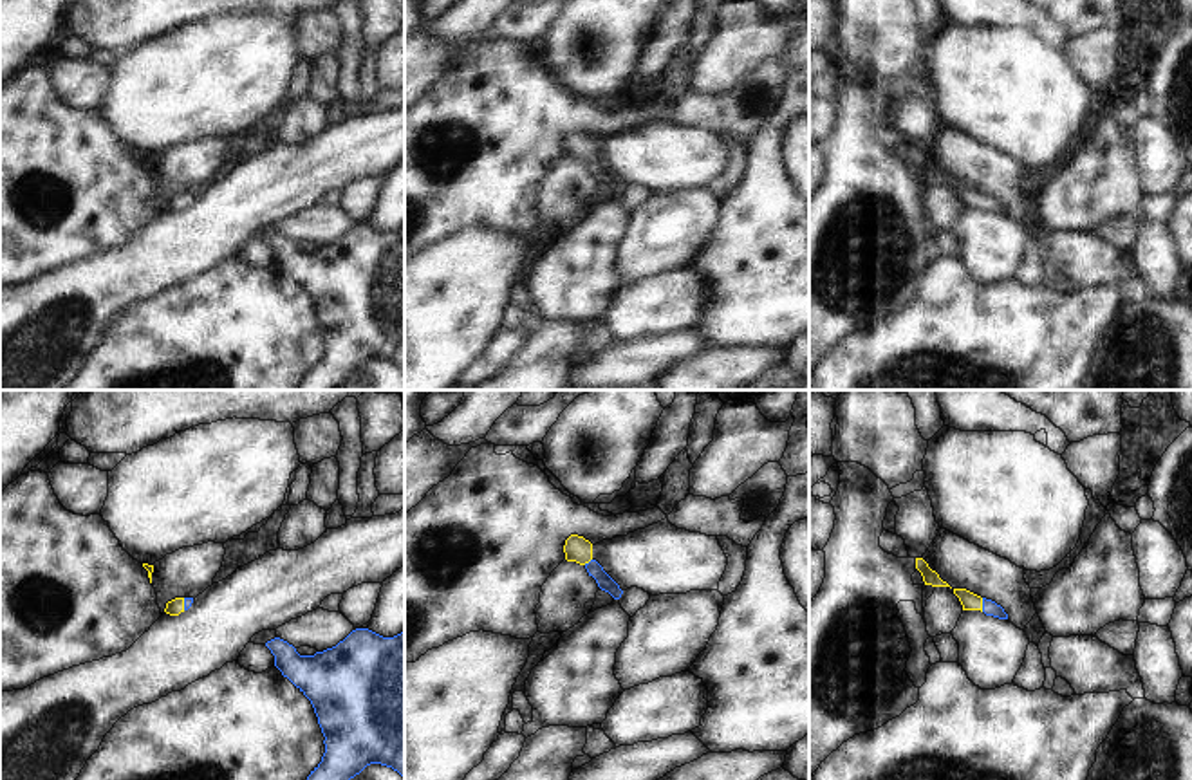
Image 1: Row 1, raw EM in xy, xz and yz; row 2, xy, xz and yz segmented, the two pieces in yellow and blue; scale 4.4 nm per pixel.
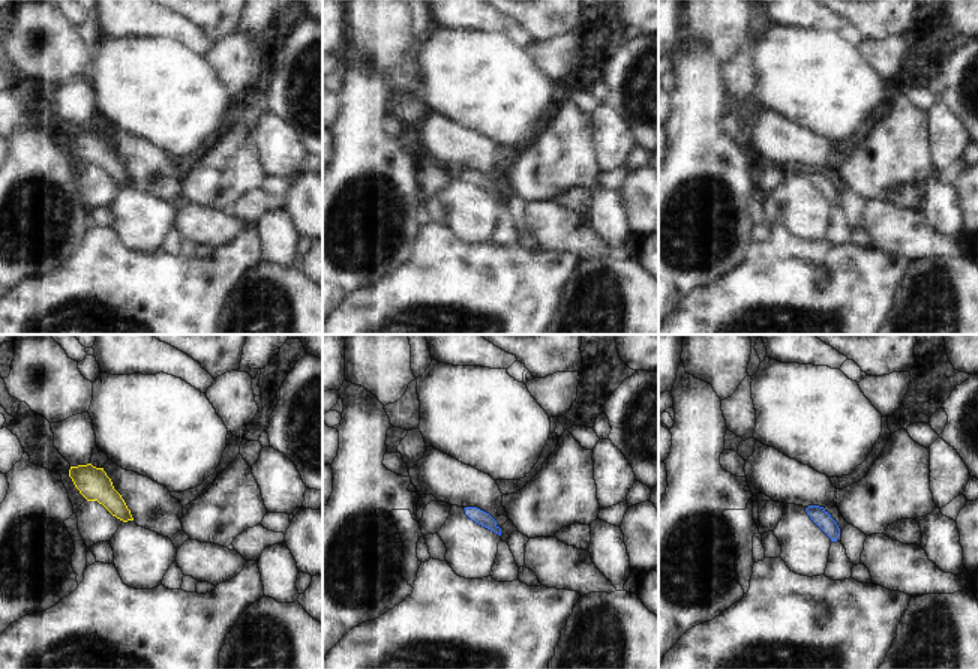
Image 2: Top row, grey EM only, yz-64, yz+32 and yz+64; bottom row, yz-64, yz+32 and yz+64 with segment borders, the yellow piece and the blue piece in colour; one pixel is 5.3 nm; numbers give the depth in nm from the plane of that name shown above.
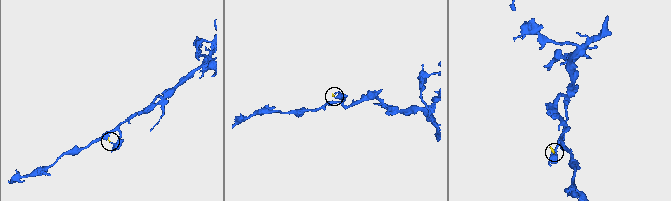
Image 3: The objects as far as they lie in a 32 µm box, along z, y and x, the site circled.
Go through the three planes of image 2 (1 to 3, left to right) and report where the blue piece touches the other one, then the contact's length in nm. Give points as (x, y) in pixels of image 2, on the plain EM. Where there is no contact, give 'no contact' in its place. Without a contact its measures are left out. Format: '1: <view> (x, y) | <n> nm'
1: no contact
2: no contact
3: no contact

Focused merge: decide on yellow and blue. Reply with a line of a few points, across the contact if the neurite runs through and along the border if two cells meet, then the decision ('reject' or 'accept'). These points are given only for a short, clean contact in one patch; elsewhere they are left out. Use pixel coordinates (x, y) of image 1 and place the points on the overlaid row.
line yz (968, 600), (981, 605), (990, 607); accept

